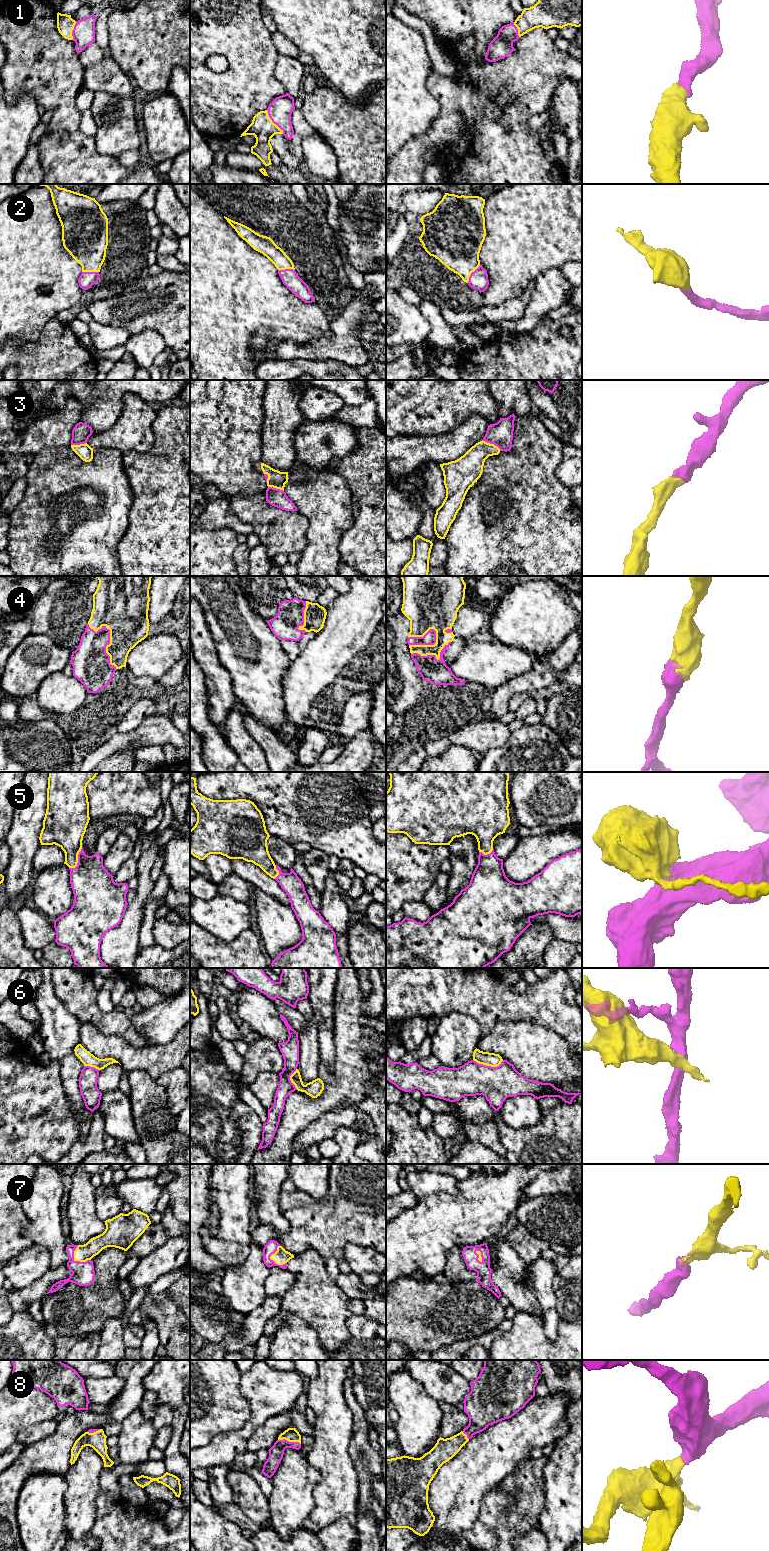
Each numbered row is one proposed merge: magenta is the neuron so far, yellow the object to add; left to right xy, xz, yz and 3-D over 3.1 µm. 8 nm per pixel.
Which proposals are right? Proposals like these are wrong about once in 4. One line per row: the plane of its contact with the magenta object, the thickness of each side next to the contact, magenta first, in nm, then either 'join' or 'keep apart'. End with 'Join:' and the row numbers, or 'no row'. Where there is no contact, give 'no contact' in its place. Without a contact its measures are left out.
1: meets magenta in xz; 190 nm thick on the magenta side, 190 nm on the other; join
2: meets magenta in yz; 150 nm thick on the magenta side, 360 nm on the other; join
3: meets magenta in yz; 200 nm thick on the magenta side, 200 nm on the other; join
4: meets magenta in xy; 300 nm thick on the magenta side, 380 nm on the other; join
5: meets magenta in xy; 340 nm thick on the magenta side, 260 nm on the other; join
6: meets magenta in yz; 280 nm thick on the magenta side, 110 nm on the other; keep apart
7: meets magenta in xz; 100 nm thick on the magenta side, 120 nm on the other; join
8: meets magenta in xz; 120 nm thick on the magenta side, 110 nm on the other; join
Join: 1, 2, 3, 4, 5, 7, 8

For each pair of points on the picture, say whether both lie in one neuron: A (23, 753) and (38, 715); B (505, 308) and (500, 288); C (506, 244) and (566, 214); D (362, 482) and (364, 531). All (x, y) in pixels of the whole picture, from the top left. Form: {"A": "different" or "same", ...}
{"A": "different", "B": "different", "C": "same", "D": "same"}

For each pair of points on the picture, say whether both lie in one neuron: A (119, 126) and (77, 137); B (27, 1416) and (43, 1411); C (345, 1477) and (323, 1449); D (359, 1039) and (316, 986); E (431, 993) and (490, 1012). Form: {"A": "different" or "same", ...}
{"A": "different", "B": "same", "C": "same", "D": "different", "E": "same"}

